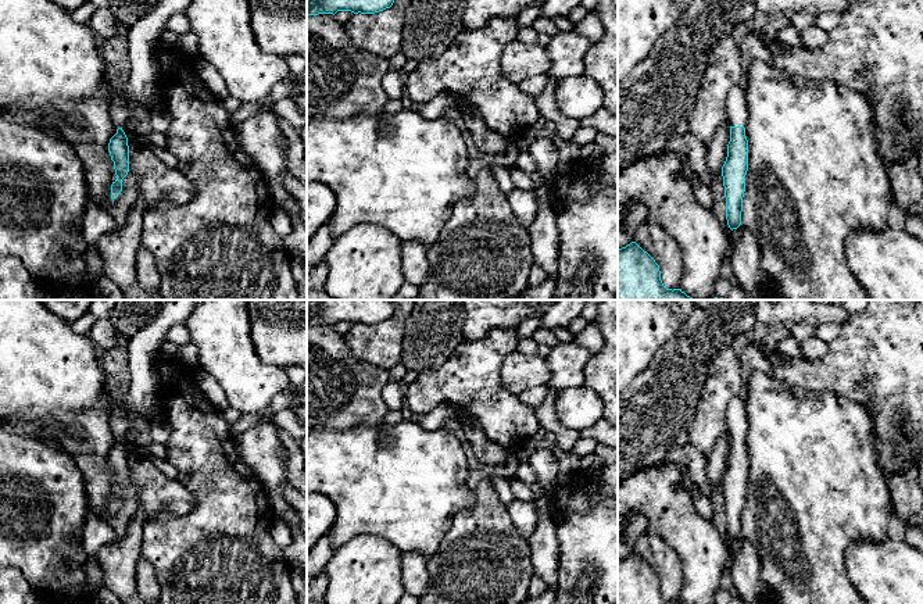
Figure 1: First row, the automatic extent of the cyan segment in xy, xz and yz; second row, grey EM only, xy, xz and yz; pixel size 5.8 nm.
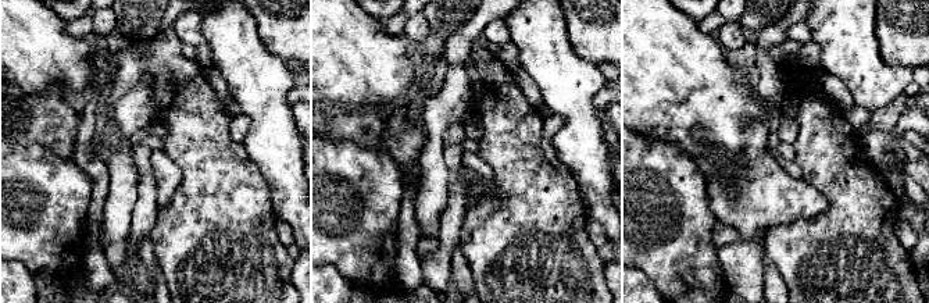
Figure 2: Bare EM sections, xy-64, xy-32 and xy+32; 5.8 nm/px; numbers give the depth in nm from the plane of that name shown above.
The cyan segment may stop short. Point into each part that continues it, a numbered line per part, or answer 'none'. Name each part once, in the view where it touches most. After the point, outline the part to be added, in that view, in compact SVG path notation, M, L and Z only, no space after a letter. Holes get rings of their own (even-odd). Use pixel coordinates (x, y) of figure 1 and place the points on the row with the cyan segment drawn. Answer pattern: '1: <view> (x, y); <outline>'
1: yz (736, 107); M734 85L726 103L727 124L730 126L745 126L748 121L748 104L745 101L745 87Z

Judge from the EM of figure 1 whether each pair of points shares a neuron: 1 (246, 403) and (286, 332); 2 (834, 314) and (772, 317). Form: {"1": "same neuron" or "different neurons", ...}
{"1": "different neurons", "2": "same neuron"}

